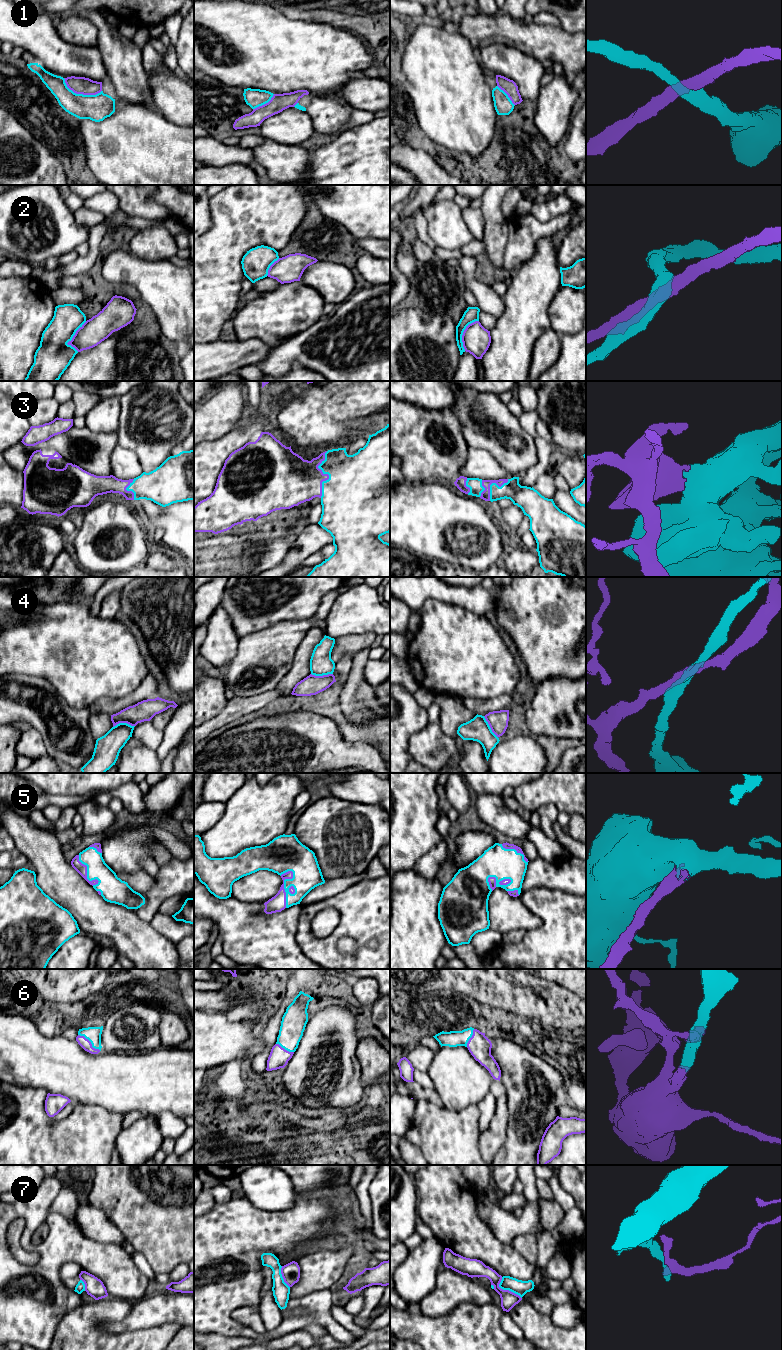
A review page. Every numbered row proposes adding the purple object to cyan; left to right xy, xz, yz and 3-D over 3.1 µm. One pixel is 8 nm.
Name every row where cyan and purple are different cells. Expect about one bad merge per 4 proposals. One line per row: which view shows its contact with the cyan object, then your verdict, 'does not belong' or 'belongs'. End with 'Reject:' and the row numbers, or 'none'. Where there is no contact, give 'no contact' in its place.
1: meets cyan in xy; does not belong
2: meets cyan in yz; belongs
3: meets cyan in xz; belongs
4: meets cyan in xy; belongs
5: meets cyan in xz; belongs
6: meets cyan in xy; belongs
7: meets cyan in yz; does not belong
Reject: 1, 7

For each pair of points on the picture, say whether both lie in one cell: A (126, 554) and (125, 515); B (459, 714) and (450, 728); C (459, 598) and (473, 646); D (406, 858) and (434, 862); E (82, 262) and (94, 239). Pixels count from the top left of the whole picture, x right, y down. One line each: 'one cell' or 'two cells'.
A: one cell
B: one cell
C: two cells
D: two cells
E: one cell

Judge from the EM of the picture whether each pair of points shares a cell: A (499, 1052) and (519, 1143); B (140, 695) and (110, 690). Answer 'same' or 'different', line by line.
A: same
B: different

